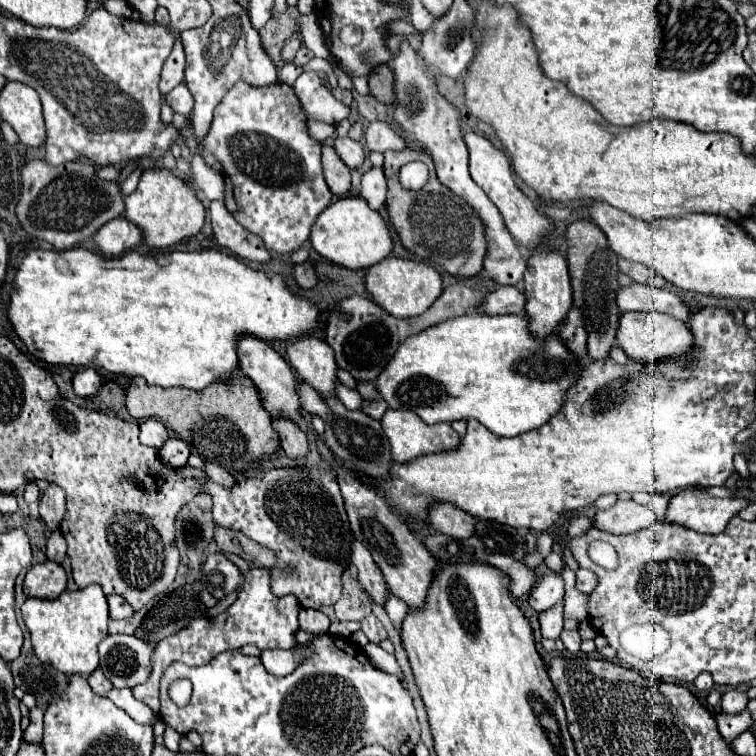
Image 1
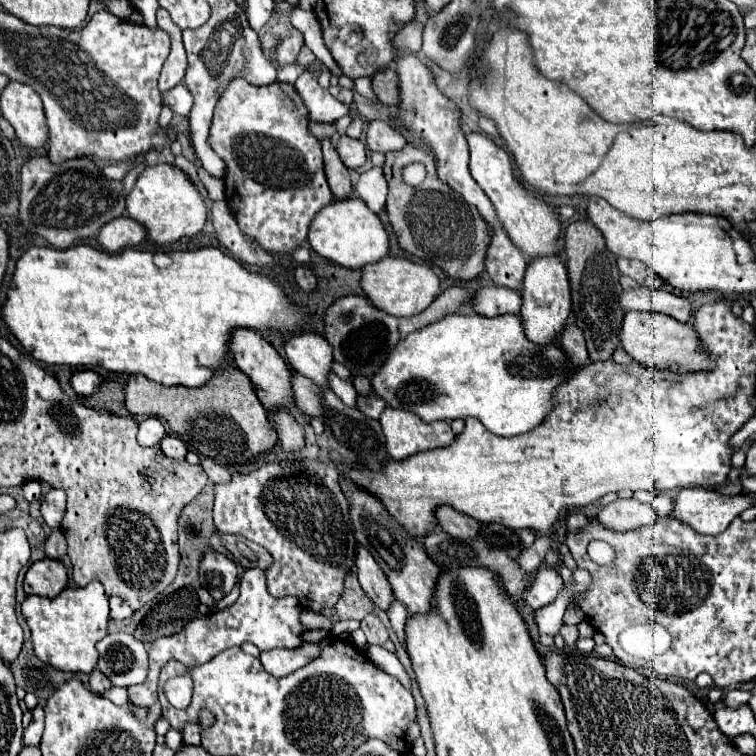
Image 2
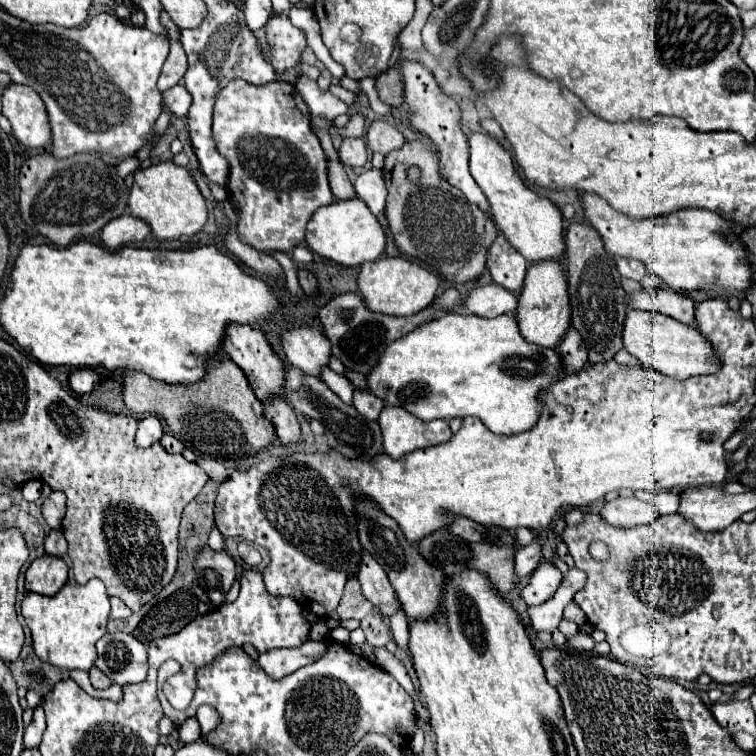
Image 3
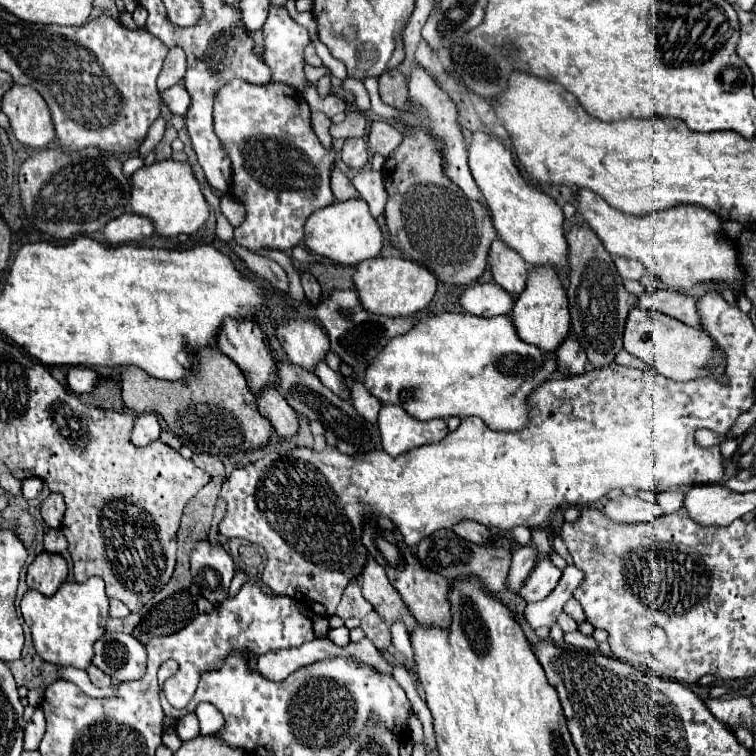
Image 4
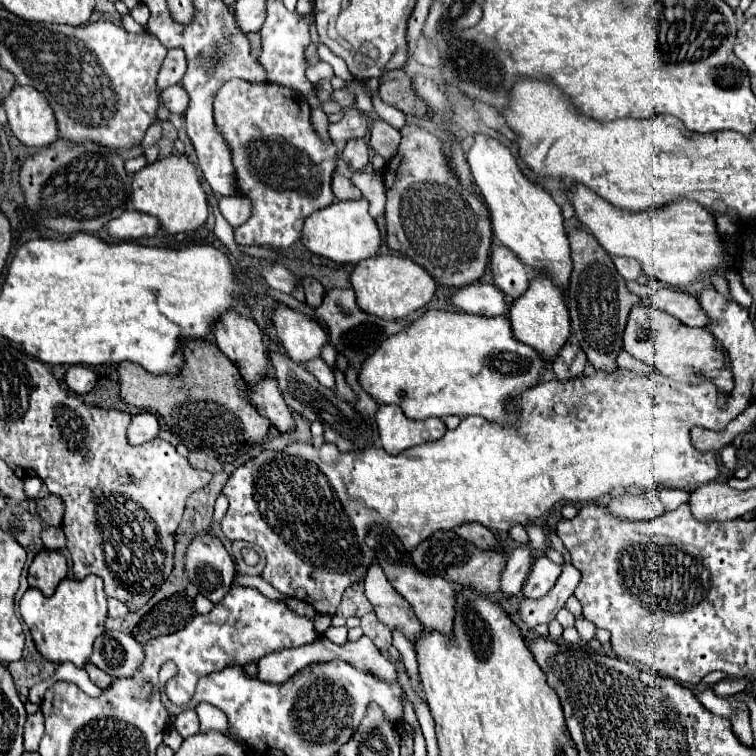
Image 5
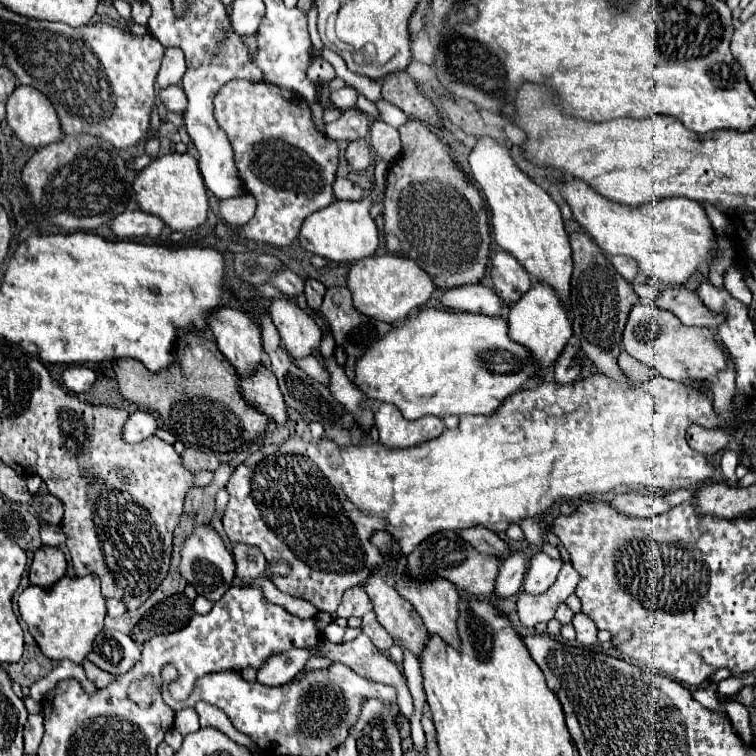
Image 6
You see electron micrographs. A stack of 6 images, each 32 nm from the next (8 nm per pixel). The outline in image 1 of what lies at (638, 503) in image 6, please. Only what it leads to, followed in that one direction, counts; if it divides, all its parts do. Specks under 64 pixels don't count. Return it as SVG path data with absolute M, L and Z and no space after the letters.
M618 500L612 508L596 512L592 526L612 534L632 534L648 528L656 520L658 518L648 508L636 504L634 500Z

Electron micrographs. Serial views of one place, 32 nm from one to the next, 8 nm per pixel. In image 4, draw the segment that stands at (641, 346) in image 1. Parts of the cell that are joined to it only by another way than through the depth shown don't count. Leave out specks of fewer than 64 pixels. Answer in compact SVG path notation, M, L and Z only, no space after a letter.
M632 308L628 312L624 328L624 350L628 350L632 356L652 366L666 378L700 374L700 372L720 376L724 370L722 352L716 346L712 346L712 340L700 328L686 326L680 320L674 320L672 316L666 316L656 310Z

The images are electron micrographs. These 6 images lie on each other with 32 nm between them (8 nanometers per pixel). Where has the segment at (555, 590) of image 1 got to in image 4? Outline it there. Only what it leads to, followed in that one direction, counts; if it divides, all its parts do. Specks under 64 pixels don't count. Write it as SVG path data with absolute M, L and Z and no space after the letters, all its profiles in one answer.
M550 558L538 560L536 568L532 570L528 584L520 588L520 596L526 602L540 602L544 600L554 588L556 588L556 576L562 576L562 572L552 564Z

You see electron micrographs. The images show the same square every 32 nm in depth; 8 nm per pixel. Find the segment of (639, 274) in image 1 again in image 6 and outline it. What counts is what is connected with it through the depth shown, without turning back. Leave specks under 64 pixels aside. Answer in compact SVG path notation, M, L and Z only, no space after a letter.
M608 256L608 258L614 264L614 268L618 270L618 274L628 282L632 282L636 278L636 274L640 272L638 264L632 258L626 258L626 256Z

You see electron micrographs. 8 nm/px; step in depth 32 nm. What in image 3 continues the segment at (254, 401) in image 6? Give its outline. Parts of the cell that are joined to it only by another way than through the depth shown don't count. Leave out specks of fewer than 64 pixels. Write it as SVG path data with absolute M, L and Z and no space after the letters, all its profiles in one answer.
M278 398L278 400L264 404L264 416L274 424L276 436L280 438L280 442L284 446L300 444L300 440L302 440L300 422L298 422L294 410L284 400Z

